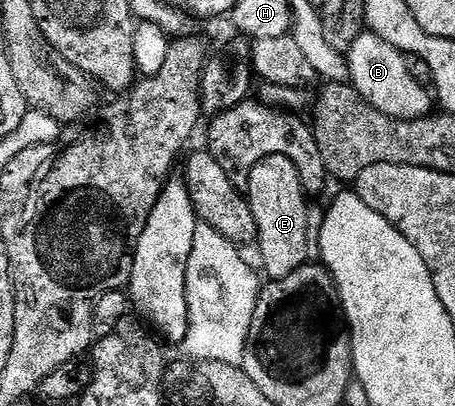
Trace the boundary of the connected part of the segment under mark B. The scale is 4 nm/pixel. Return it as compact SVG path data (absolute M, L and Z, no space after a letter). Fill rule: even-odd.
M369 32L359 34L358 38L350 45L348 61L350 64L349 81L358 97L363 98L368 104L372 104L372 108L400 120L425 118L431 113L431 91L429 89L426 91L418 83L421 81L416 75L408 72L406 55L380 36Z

